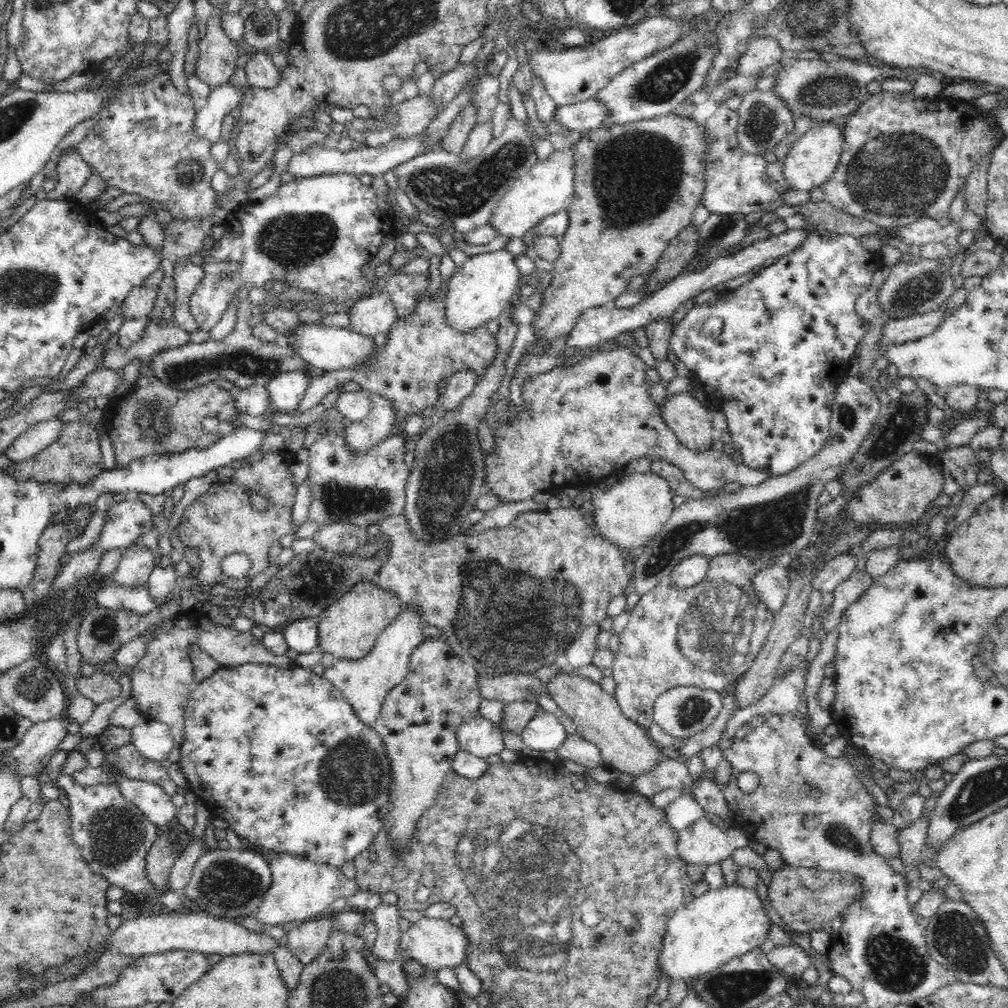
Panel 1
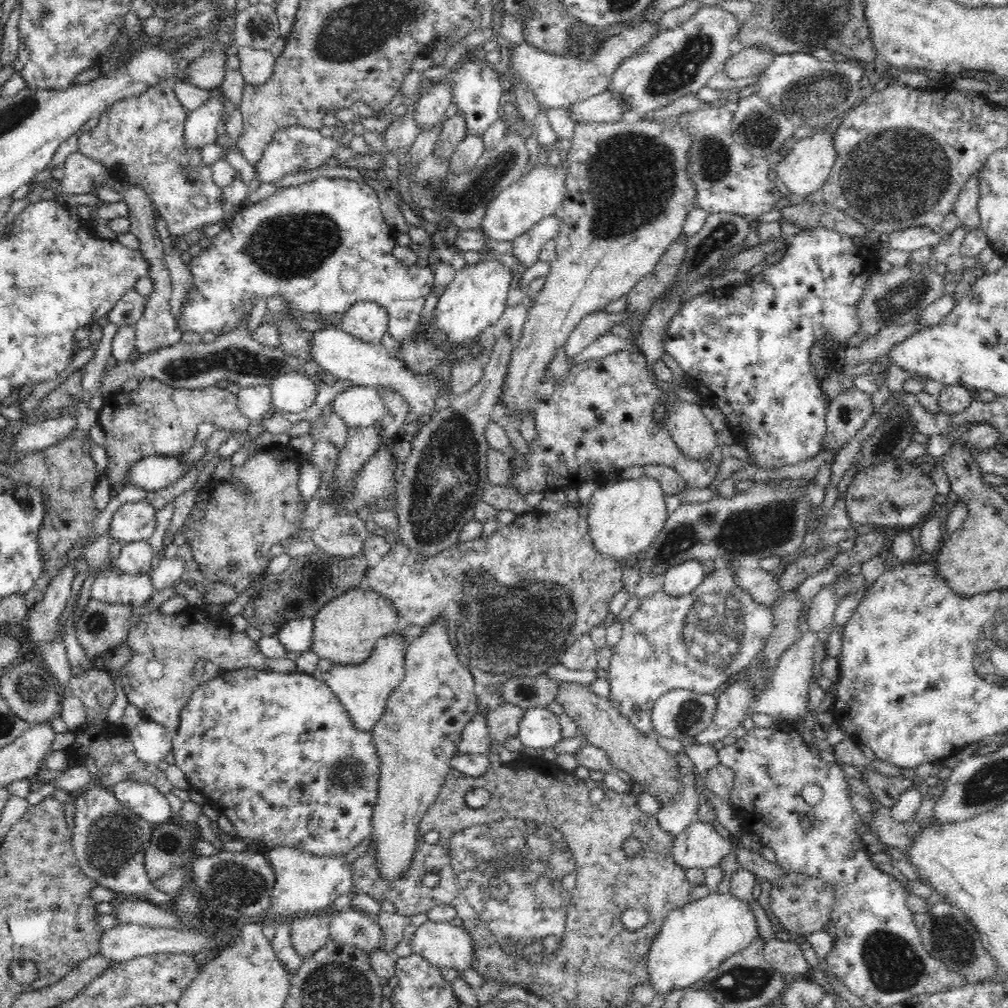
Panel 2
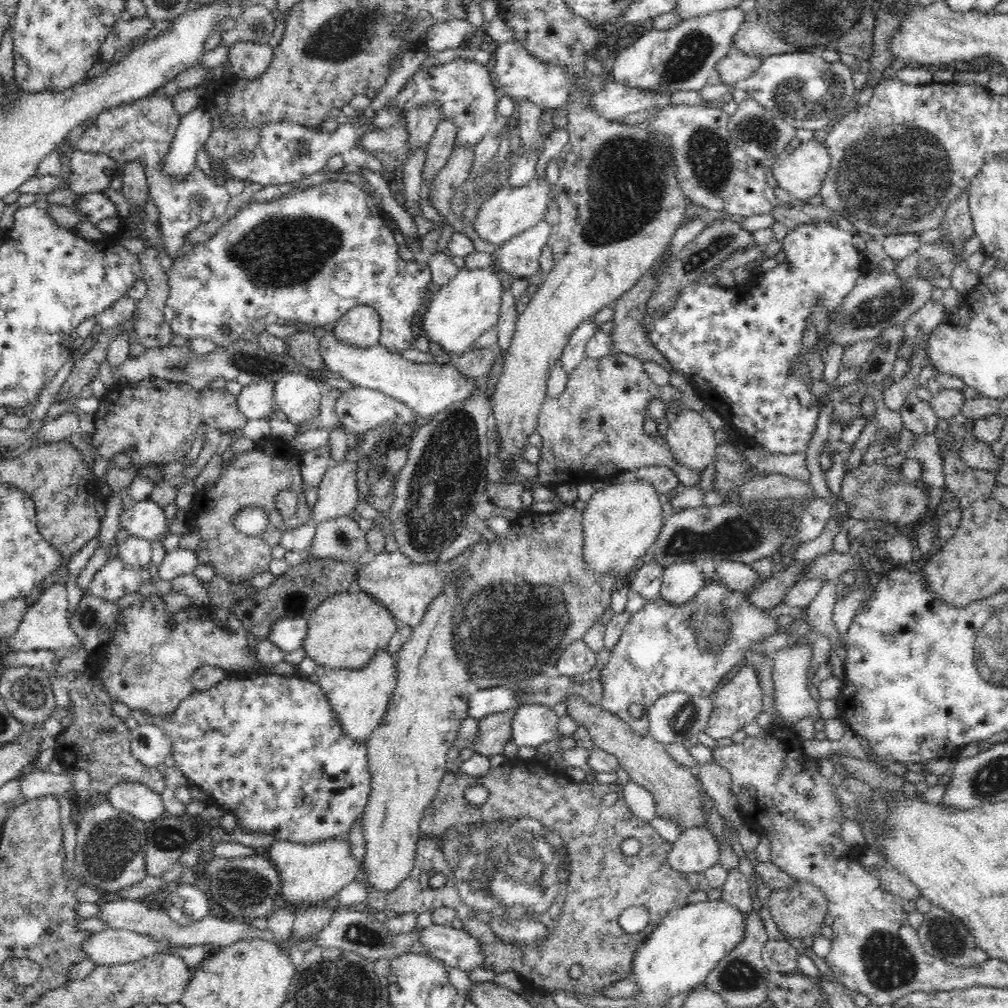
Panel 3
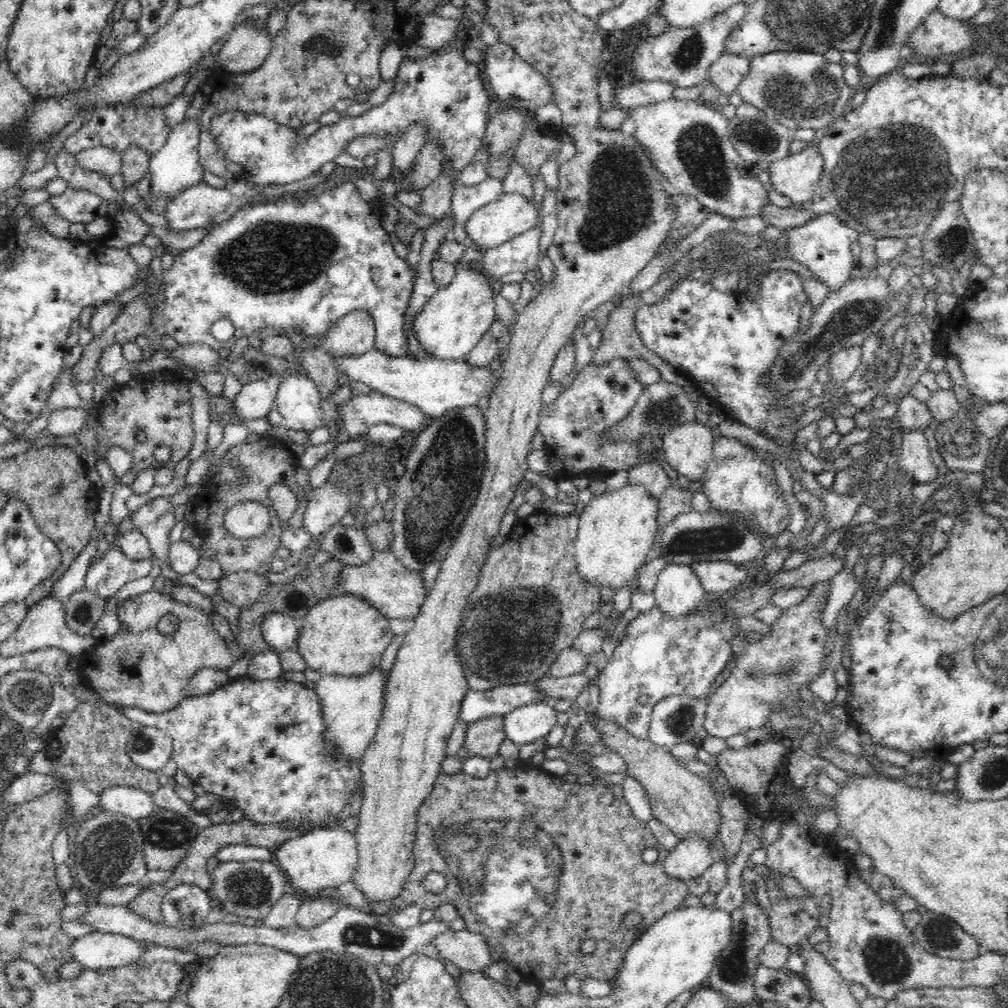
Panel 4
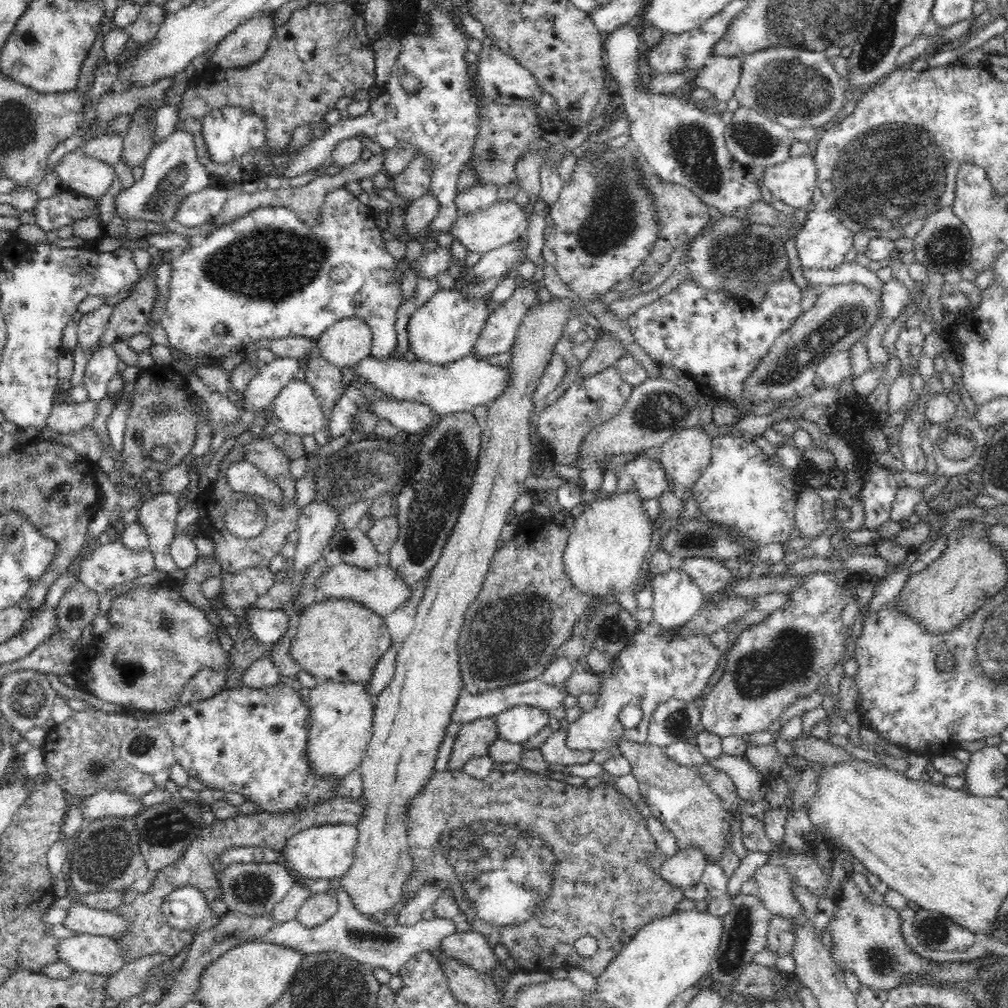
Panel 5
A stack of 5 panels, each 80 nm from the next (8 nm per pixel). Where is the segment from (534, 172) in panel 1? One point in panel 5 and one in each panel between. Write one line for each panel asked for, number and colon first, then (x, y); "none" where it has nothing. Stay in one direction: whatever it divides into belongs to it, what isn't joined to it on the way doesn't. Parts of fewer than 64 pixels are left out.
2: (539, 194)
3: (511, 211)
4: (511, 215)
5: (500, 224)

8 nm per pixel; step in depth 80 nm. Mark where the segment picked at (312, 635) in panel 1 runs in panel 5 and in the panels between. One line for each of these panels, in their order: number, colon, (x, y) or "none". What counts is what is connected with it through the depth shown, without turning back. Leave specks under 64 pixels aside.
2: (296, 635)
3: (288, 634)
4: (281, 632)
5: (268, 626)

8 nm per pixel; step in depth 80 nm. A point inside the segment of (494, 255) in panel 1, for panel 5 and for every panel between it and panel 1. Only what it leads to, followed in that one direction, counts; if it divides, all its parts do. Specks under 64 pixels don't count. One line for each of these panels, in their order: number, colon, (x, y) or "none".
2: (476, 298)
3: (463, 309)
4: (451, 324)
5: (446, 328)

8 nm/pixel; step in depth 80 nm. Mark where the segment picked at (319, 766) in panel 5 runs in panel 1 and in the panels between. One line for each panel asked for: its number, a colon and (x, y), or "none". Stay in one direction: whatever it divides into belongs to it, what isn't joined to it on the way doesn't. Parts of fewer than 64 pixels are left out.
1: (365, 683)
2: (364, 690)
3: (359, 698)
4: (352, 706)

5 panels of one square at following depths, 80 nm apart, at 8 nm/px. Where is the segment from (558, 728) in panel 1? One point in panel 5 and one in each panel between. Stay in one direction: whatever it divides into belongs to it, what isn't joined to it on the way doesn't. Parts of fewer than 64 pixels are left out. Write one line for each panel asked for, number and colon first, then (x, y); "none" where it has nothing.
2: (540, 728)
3: (533, 725)
4: (526, 724)
5: (518, 724)

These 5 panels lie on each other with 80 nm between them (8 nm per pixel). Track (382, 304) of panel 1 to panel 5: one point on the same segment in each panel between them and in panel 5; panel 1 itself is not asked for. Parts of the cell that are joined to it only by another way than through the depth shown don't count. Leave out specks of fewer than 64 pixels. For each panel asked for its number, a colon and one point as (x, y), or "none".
2: (368, 321)
3: (361, 326)
4: (353, 334)
5: (349, 341)

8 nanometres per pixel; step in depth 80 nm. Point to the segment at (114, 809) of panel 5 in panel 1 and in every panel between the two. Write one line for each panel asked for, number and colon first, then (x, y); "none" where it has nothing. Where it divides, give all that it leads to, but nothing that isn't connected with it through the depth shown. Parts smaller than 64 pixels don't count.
1: (156, 805)
2: (145, 800)
3: (135, 799)
4: (131, 802)

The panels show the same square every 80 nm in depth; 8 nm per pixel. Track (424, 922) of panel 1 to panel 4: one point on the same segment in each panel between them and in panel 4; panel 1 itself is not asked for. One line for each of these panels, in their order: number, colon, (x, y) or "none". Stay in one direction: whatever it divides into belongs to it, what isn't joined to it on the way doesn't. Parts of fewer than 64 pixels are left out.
2: (444, 945)
3: (455, 948)
4: (468, 951)

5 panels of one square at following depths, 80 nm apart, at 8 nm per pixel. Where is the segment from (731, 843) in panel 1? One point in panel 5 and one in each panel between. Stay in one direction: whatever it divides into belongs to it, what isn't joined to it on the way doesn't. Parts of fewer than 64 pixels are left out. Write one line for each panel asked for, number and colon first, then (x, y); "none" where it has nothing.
2: (699, 845)
3: (696, 850)
4: (691, 857)
5: (684, 869)

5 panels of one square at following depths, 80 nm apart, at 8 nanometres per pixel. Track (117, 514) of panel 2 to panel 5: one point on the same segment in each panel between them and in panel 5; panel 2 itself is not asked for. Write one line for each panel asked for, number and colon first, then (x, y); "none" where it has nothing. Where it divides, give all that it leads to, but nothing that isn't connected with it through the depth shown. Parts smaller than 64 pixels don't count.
3: (146, 519)
4: (154, 519)
5: (157, 515)

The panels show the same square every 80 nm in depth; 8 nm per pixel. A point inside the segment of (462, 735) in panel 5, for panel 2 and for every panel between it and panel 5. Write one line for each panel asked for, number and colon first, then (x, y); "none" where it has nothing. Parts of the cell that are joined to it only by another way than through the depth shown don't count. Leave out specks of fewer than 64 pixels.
2: (503, 723)
3: (494, 731)
4: (484, 737)

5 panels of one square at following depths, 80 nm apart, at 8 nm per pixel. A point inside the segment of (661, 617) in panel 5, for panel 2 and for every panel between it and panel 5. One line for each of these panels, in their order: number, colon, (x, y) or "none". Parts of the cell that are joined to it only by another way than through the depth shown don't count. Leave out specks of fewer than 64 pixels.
2: (682, 579)
3: (680, 583)
4: (678, 591)

